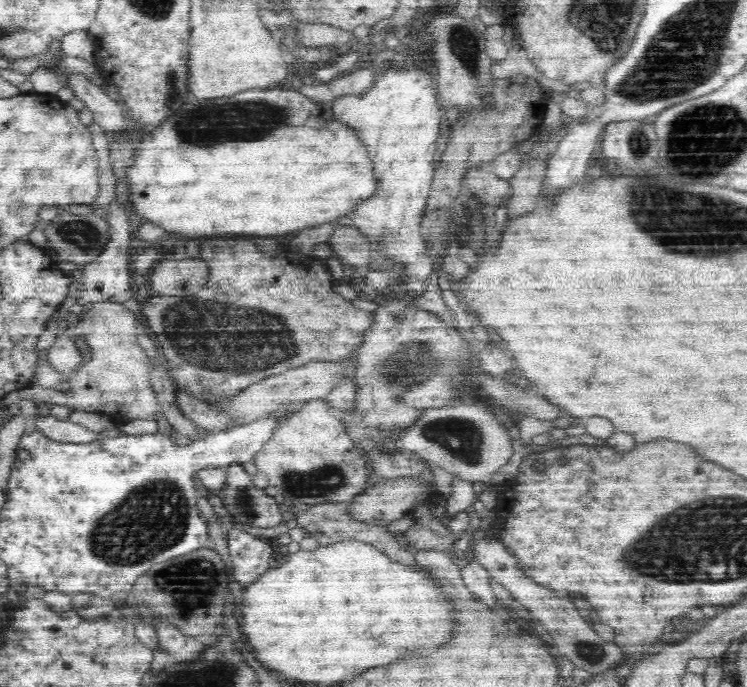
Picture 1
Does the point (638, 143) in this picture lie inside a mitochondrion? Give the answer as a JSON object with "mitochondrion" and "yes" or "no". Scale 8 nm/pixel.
{"mitochondrion":"yes"}

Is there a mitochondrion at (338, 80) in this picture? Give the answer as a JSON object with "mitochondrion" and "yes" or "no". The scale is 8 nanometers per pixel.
{"mitochondrion":"no"}

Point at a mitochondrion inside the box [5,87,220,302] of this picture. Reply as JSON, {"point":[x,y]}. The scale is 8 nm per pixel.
{"point":[85,236]}

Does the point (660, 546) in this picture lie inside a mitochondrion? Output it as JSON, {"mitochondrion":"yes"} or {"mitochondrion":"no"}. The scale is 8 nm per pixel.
{"mitochondrion":"yes"}

